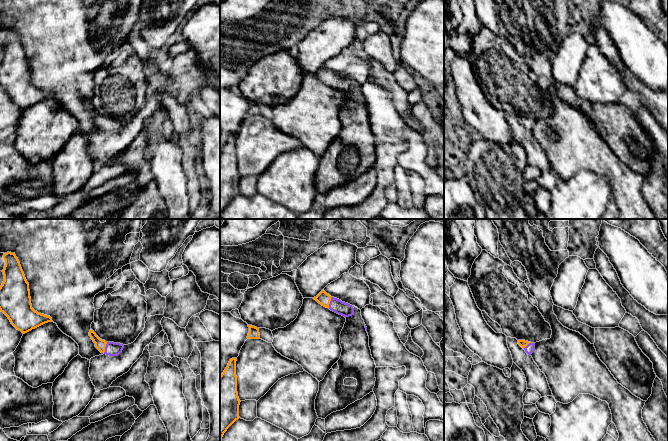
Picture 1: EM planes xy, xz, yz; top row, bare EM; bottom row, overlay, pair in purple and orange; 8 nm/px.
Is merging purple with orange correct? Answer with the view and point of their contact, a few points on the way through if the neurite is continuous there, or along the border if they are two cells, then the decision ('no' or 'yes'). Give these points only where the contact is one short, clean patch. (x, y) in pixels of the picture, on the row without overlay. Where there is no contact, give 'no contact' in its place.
xy (105, 123) | across xy (112, 125), (105, 123), (100, 120) | yes

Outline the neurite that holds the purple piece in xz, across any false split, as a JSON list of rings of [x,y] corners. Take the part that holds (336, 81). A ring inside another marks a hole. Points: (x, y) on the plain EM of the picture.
[[[322,66],[316,73],[313,74],[322,82],[329,84],[331,87],[349,93],[354,90],[354,84],[352,81],[342,78],[341,76],[331,73],[324,66]]]

